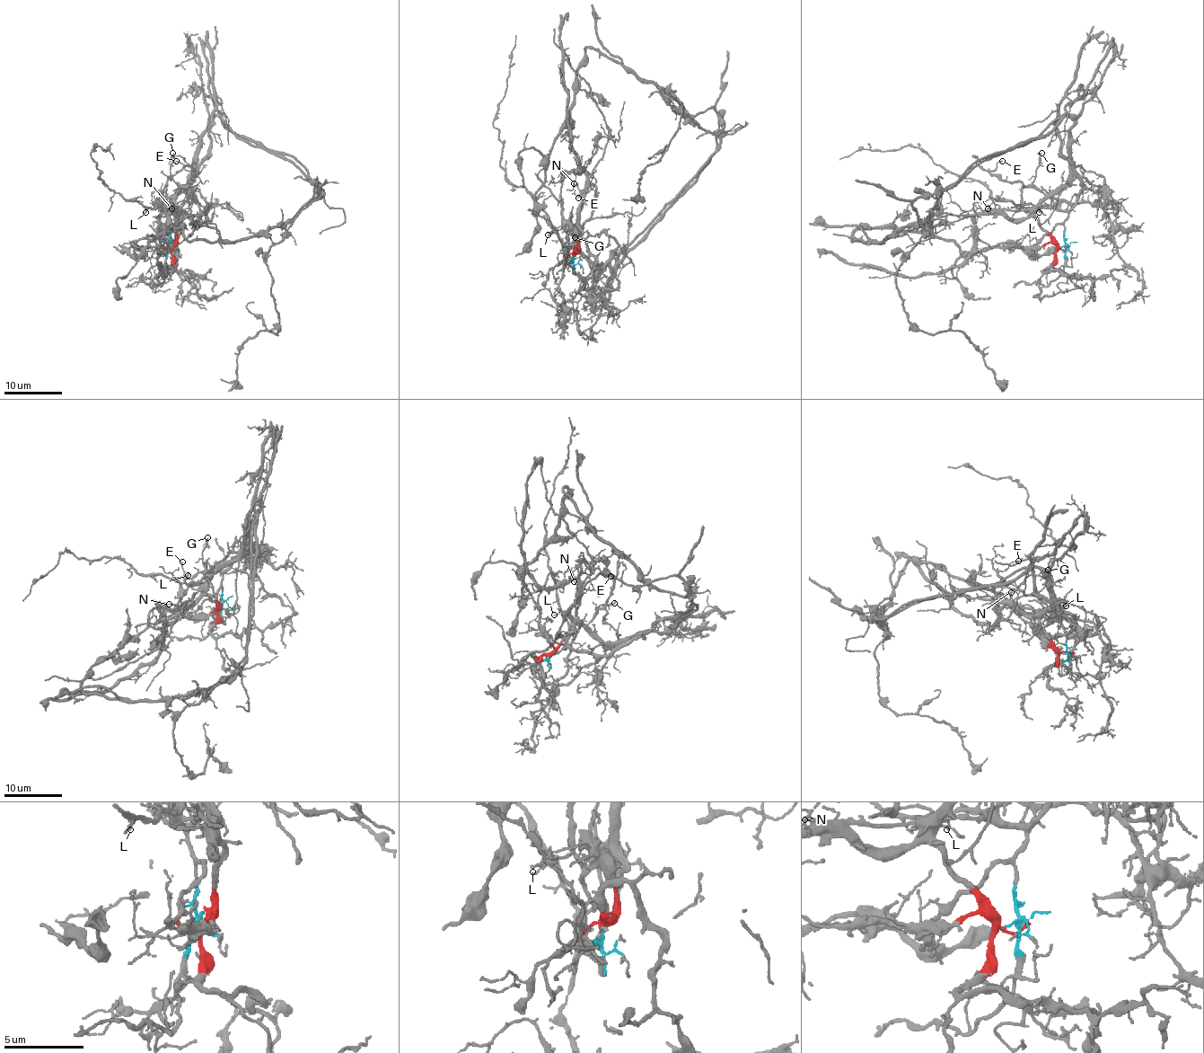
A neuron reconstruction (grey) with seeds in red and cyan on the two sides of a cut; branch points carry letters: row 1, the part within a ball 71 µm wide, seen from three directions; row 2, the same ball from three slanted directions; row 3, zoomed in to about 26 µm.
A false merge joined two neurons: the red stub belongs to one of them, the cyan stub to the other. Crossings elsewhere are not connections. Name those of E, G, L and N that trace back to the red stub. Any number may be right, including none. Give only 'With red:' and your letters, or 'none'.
With red: E, G, N

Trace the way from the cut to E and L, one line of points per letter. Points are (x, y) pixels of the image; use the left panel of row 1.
E: (170, 247), (176, 239), (179, 223), (176, 193), (180, 188), (195, 181), (195, 176), (176, 162)
L: (170, 247), (167, 214), (160, 205), (148, 207), (145, 212)

